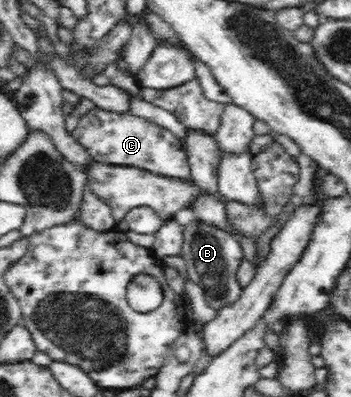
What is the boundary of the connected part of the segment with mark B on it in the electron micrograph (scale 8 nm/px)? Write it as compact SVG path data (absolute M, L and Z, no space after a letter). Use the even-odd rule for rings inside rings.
M199 218L180 225L180 231L182 231L180 256L186 261L189 280L203 287L210 306L218 309L226 302L238 298L241 286L234 278L234 270L236 264L244 257L244 250L234 234Z

